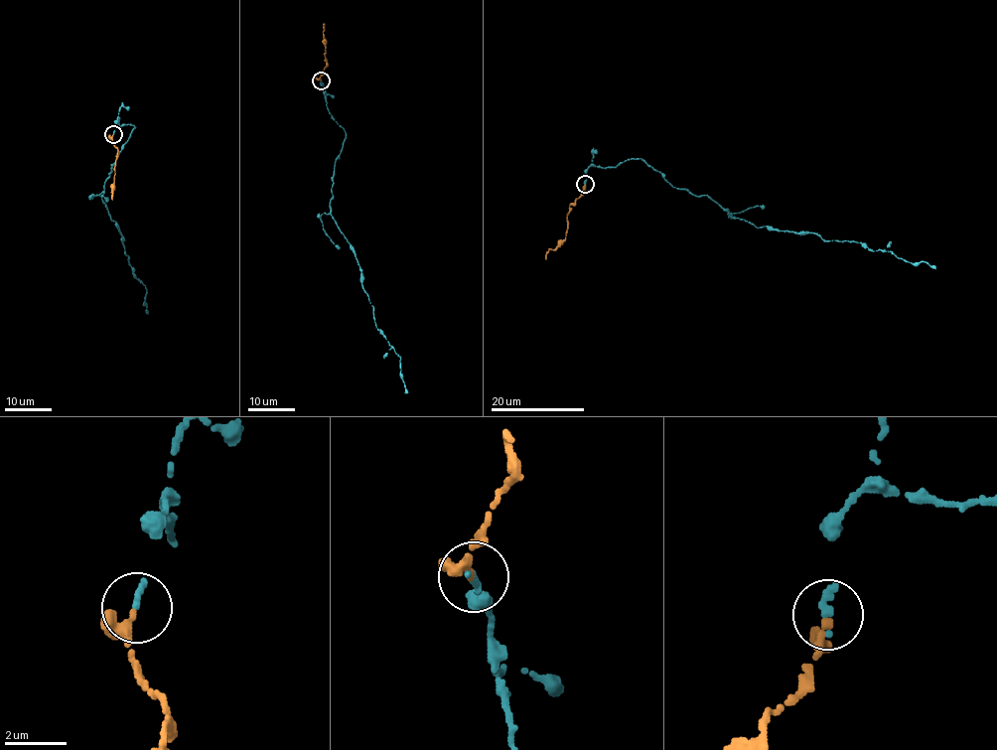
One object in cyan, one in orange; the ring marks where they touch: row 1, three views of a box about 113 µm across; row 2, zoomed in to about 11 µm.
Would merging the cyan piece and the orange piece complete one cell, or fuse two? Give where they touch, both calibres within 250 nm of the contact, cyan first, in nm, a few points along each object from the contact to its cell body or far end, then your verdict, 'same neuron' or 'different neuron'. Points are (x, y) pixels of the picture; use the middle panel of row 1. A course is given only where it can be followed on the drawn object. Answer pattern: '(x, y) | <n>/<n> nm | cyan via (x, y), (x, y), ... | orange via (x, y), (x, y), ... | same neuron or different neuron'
(321, 80) | 280/300 nm | cyan via (321, 79), (327, 108), (346, 138), (335, 164), (330, 214), (356, 255), (375, 325), (401, 359), (407, 392) | orange via (321, 79), (326, 67), (324, 24) | same neuron

